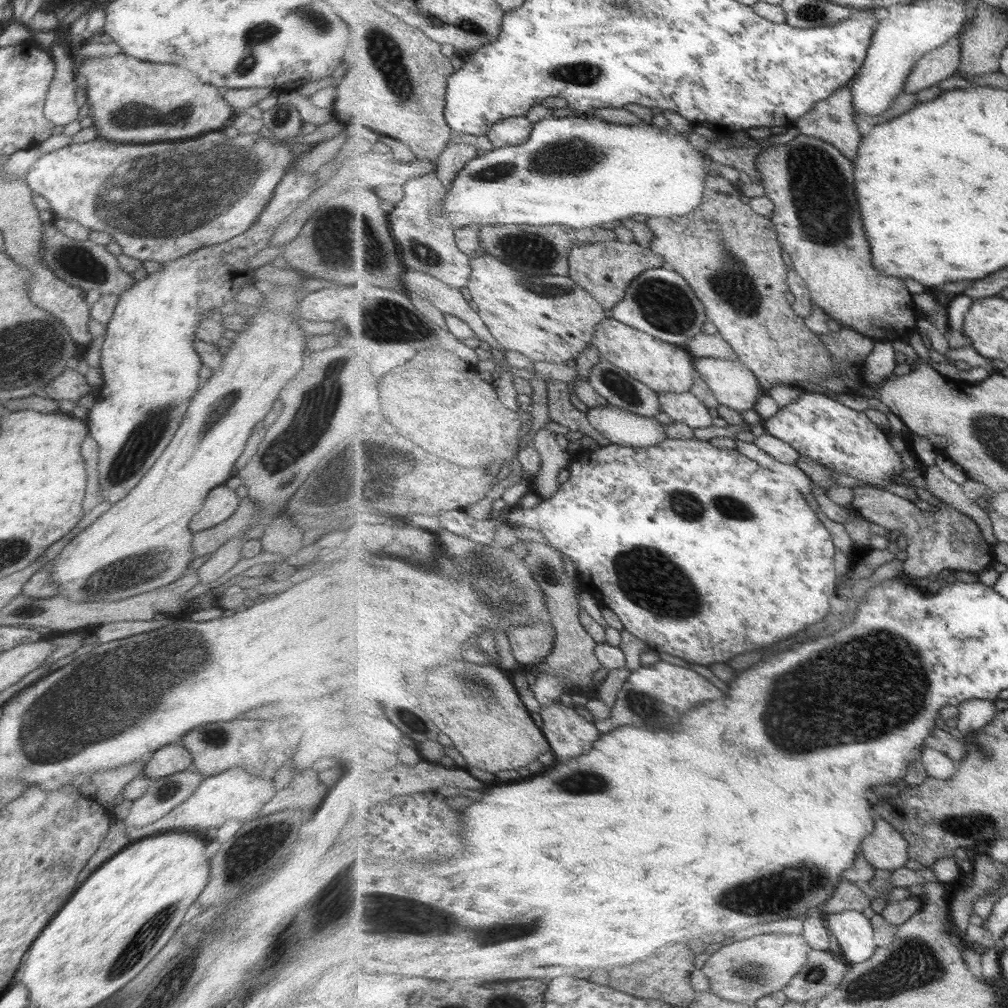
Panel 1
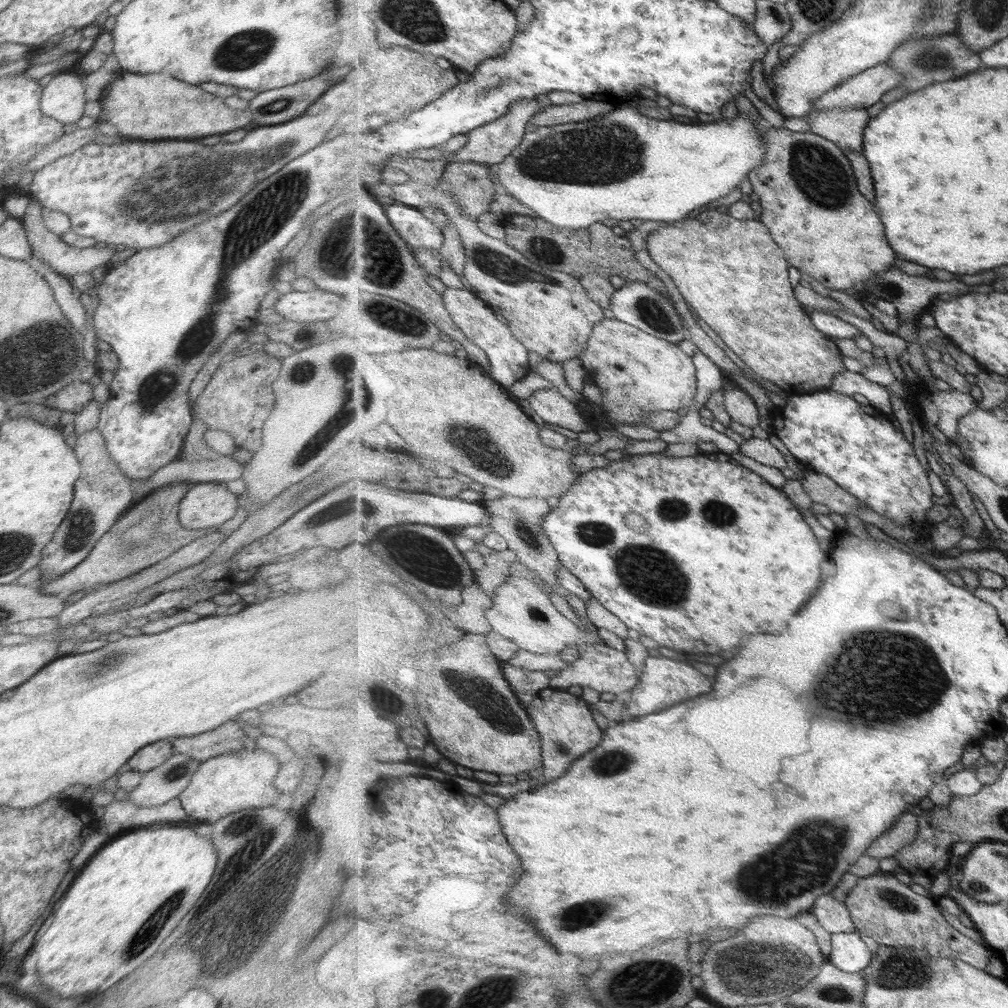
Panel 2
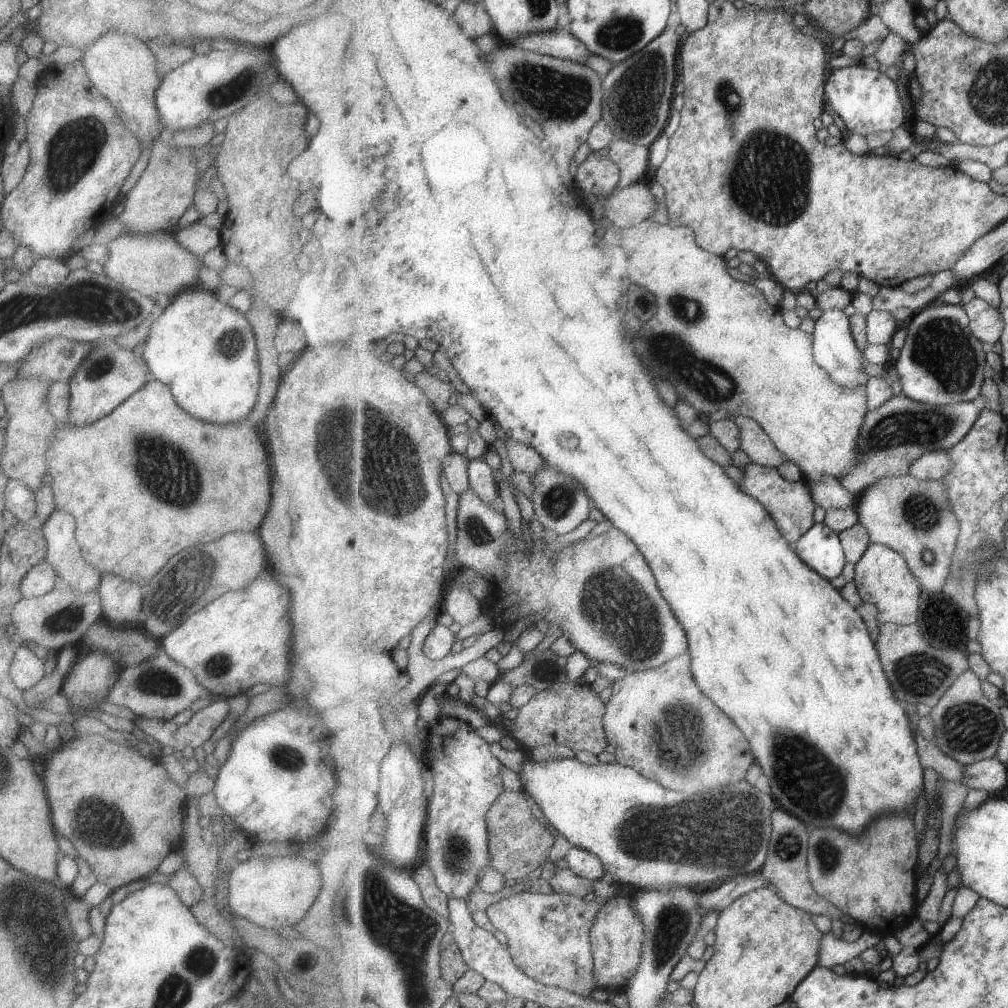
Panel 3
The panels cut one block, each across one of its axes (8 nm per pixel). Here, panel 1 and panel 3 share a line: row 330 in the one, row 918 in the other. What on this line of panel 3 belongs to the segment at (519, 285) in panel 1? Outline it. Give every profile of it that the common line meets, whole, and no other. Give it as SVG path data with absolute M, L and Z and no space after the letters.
M527 890L511 894L494 902L486 911L493 924L506 937L506 944L515 962L530 976L547 986L562 988L578 995L587 996L596 986L594 980L595 961L590 932L597 913L607 901L599 901L596 896L579 898L555 891L553 894L532 893Z

